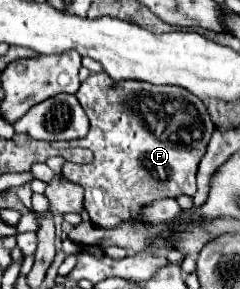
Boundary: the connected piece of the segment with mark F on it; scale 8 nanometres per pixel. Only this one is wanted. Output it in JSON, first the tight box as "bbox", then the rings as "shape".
{"bbox":[53,74,215,228],"shape":[[[91,74],[81,88],[77,90],[77,100],[81,102],[87,118],[91,120],[89,134],[71,142],[53,142],[53,148],[89,148],[95,158],[91,164],[73,164],[65,162],[61,174],[79,184],[85,190],[85,210],[93,224],[101,228],[115,228],[119,224],[143,224],[151,226],[141,218],[141,210],[161,198],[177,198],[181,194],[195,194],[195,172],[199,158],[203,158],[209,138],[215,130],[207,106],[199,102],[193,94],[179,86],[155,86],[141,80],[123,80],[111,82],[107,74]]]}

